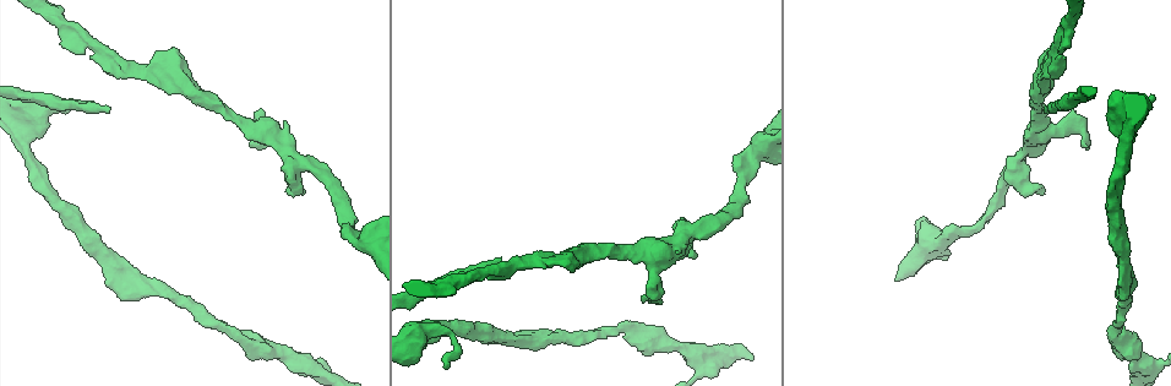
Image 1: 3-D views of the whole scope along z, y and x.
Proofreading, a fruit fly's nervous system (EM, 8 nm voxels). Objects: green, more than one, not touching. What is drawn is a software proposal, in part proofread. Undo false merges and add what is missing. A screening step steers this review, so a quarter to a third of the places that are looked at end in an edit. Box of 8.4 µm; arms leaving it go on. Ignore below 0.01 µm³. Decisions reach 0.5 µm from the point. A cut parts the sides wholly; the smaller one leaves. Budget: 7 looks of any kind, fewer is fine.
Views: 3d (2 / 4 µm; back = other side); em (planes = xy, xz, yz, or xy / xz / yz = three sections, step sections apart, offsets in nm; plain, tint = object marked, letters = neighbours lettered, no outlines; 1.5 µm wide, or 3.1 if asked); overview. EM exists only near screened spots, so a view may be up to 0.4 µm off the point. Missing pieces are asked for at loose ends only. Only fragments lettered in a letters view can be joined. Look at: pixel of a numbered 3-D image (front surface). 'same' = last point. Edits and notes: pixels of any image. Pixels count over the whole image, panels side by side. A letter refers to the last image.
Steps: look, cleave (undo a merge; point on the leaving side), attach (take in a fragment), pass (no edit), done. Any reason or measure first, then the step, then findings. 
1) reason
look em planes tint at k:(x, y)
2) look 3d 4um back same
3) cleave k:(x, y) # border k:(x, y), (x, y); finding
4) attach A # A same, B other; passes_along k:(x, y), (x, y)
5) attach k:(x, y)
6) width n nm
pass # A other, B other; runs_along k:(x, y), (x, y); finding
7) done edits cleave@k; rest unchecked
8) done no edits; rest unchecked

branch stops here
look em planes letters at 1:(65, 48)

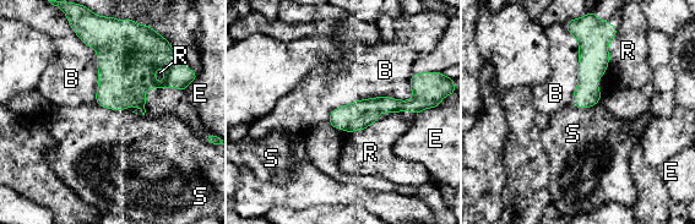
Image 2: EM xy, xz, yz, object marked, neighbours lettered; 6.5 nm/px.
pass # B other, E other, R other, S other; runs_along 2:(413, 102), (332, 120); no lettered fragment goes on from it

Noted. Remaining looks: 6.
free end
look em xy step 8 letters at 1:(1154, 94)

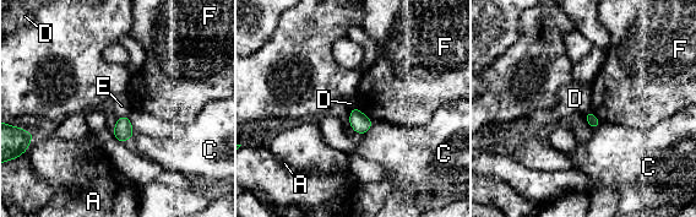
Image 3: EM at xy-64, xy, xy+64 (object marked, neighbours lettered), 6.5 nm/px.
pass # A other, C other, D other, E other, F other; no lettered fragment goes on from it

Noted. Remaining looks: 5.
free end
look em yz step 8 tint at 1:(109, 113)

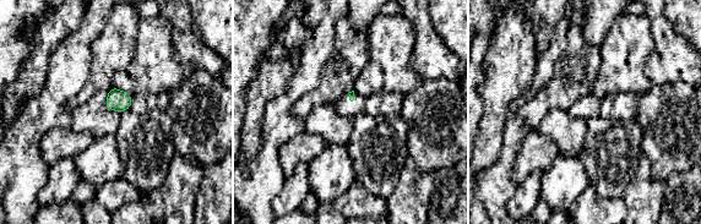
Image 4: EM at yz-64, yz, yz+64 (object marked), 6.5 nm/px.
cut it another way
look em planes letters same

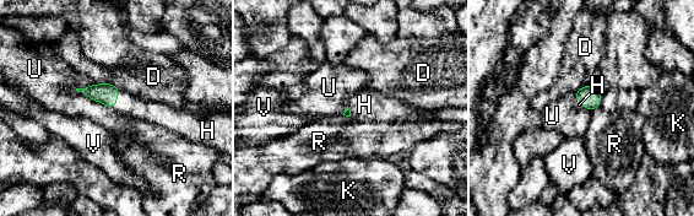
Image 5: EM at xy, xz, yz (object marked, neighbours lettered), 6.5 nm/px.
attach H # D other, H same, K other, R other, U other, V other; passes_along 5:(107, 93), (117, 98), (128, 104); the neuron continues

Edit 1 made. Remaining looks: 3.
done edits attach@5; rest unchecked

